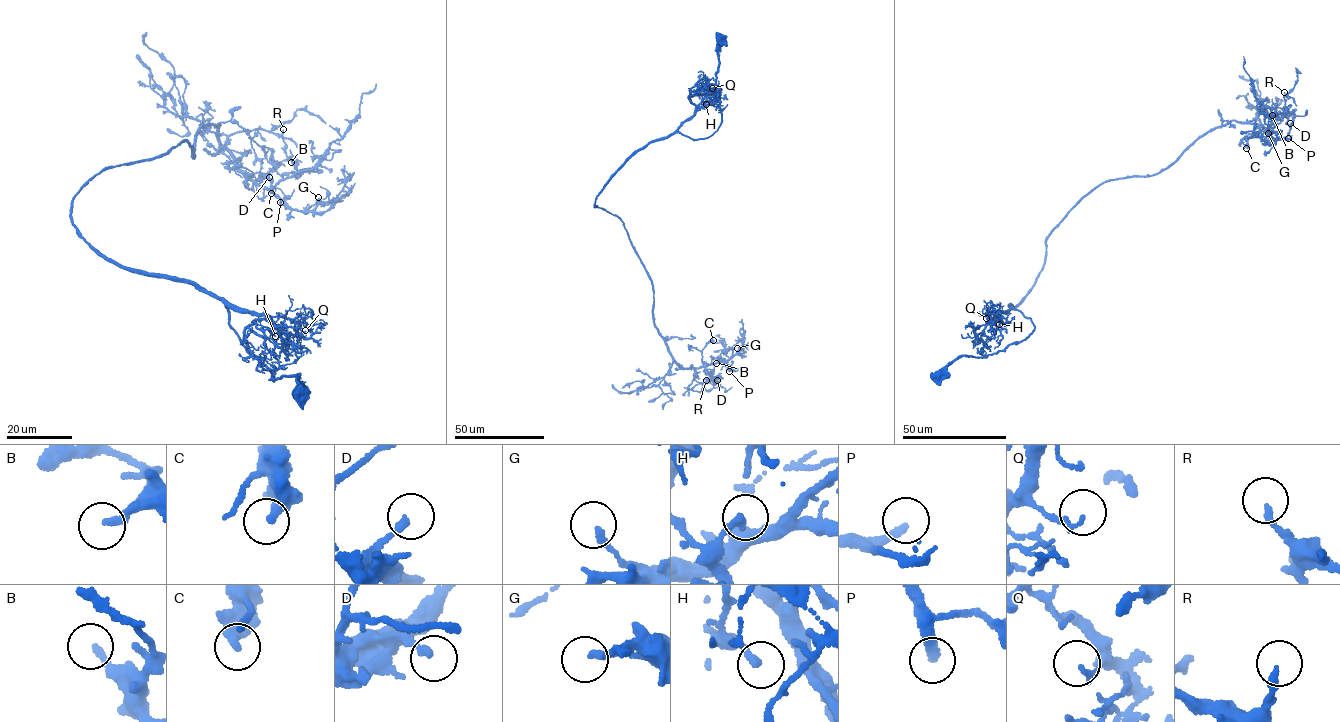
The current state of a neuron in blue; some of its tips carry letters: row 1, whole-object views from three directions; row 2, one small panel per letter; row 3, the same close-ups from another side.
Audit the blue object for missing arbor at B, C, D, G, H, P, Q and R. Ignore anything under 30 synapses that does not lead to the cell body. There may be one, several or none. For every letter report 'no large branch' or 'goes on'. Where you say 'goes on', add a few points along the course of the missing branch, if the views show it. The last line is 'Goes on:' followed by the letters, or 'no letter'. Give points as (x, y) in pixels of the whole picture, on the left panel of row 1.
B: no large branch
C: no large branch
D: no large branch
G: no large branch
H: no large branch
P: goes on | (280, 202), (286, 204), (310, 189), (319, 190), (326, 179), (337, 174)
Q: no large branch
R: no large branch
Goes on: P

